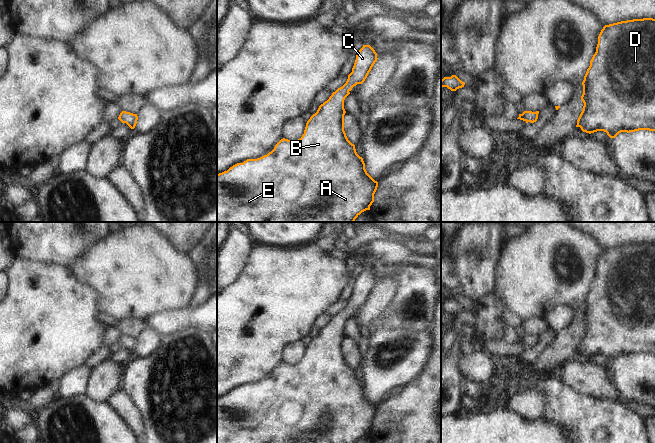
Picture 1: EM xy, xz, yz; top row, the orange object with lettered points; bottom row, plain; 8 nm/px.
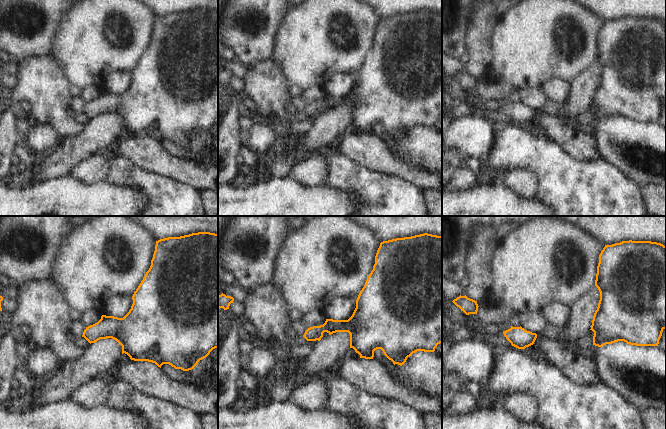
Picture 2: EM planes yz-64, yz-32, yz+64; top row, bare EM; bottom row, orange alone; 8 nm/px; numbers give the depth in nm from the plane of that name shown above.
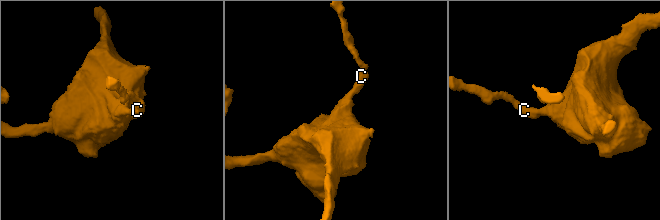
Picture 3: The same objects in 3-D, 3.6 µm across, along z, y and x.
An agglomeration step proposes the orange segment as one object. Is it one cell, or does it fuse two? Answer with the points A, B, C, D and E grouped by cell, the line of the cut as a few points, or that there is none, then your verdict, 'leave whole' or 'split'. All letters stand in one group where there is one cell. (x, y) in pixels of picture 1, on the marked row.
A B C D E | no cut | leave whole

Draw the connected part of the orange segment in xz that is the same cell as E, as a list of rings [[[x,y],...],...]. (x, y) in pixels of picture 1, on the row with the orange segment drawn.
[[[363,45],[356,55],[352,72],[348,75],[346,83],[333,92],[329,99],[319,106],[317,112],[307,121],[304,134],[300,139],[291,141],[283,138],[267,155],[257,159],[247,159],[243,163],[237,163],[227,171],[217,174],[217,222],[354,222],[362,212],[370,210],[370,206],[374,202],[374,194],[377,190],[378,182],[367,173],[363,158],[357,154],[355,145],[346,136],[344,131],[344,115],[346,113],[344,100],[354,86],[365,81],[377,59],[375,50],[370,45]]]

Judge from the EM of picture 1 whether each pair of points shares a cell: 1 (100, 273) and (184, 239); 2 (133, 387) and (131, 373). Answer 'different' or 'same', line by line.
1: different
2: same

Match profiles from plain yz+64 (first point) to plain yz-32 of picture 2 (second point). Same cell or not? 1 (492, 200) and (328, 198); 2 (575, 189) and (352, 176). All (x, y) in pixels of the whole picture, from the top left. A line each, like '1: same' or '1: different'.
1: same
2: same

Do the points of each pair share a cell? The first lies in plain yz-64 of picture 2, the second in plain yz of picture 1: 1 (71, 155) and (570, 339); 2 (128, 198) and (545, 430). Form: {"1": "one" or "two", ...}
{"1": "one", "2": "one"}

